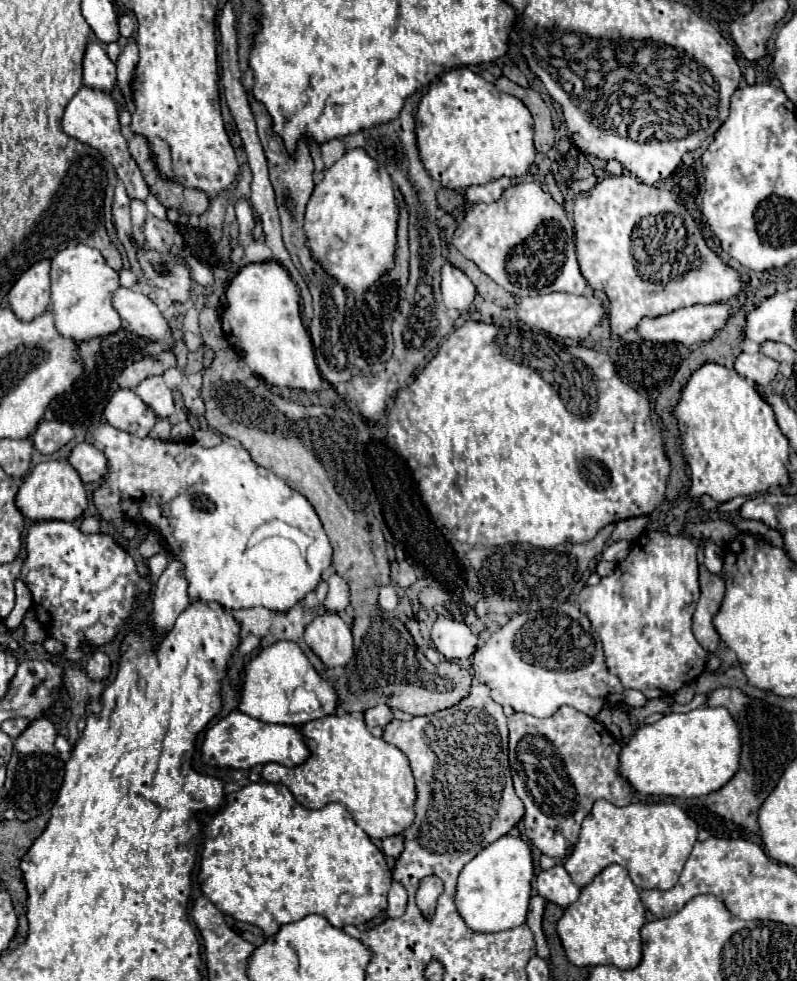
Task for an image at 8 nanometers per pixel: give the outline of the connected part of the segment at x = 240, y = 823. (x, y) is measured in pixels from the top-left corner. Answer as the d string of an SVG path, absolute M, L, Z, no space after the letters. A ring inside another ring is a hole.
M255 782L229 794L225 798L225 810L217 810L217 814L199 814L199 818L209 818L209 822L205 822L197 876L201 892L223 914L259 926L265 936L273 936L279 926L307 914L319 914L335 928L343 928L347 924L359 926L387 908L391 870L387 868L385 856L341 804L307 810L285 786Z

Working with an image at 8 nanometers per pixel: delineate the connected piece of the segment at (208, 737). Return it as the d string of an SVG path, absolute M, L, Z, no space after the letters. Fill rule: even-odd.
M231 712L229 716L215 722L205 732L205 738L201 744L201 760L205 766L235 768L235 770L253 768L257 764L267 764L267 762L277 762L291 768L305 762L307 756L309 756L309 750L301 734L293 726L267 724L241 712Z

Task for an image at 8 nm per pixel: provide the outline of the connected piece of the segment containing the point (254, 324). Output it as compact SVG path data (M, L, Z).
M277 262L247 264L231 280L225 294L227 308L221 318L223 332L245 364L273 386L319 392L323 378L315 364L313 342L301 320L297 286L287 270Z

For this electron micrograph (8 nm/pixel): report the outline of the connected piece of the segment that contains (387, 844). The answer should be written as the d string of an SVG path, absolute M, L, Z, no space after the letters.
M393 836L393 838L385 838L381 844L381 850L385 856L397 858L403 852L403 838L401 836Z

